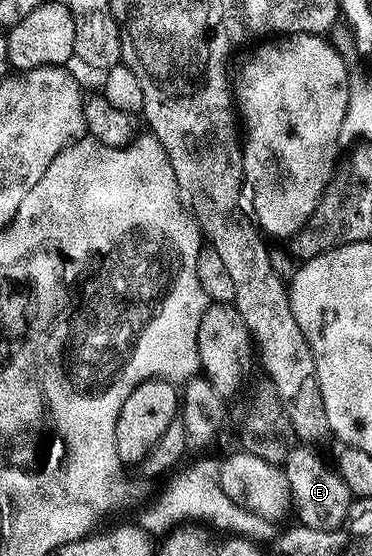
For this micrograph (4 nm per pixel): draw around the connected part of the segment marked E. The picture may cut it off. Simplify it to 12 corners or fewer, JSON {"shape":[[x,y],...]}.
{"shape":[[311,444],[296,445],[283,471],[302,525],[338,530],[353,495]]}

